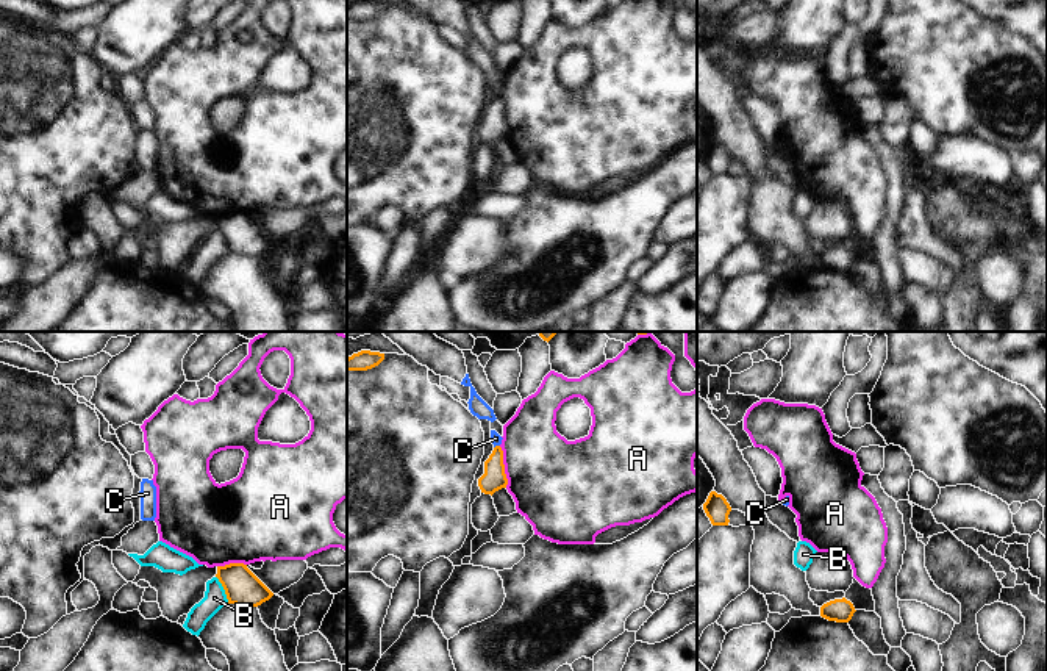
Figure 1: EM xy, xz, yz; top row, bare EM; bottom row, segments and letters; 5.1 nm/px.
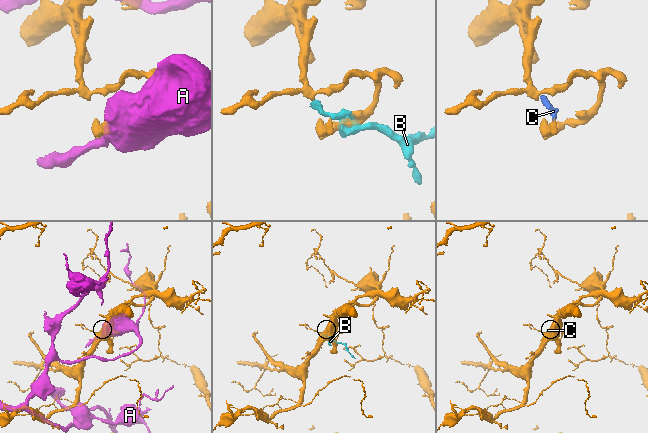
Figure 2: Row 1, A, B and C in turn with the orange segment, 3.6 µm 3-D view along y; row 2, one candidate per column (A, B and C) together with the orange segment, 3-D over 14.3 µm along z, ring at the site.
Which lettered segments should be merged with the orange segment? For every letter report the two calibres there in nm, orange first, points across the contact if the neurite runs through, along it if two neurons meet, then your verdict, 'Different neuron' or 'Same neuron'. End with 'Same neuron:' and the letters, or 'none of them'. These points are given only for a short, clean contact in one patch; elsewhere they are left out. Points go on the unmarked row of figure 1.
A: Thickness 120 nm (orange) against 440 nm. Different neuron
B: Thickness 180 nm (orange) against 110 nm. Different neuron
C: Thickness 120 nm (orange) against 50 nm. Boundary: xz (499, 94), (494, 97). Different neuron
Same neuron: none of them.

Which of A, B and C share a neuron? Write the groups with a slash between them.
A / B / C

